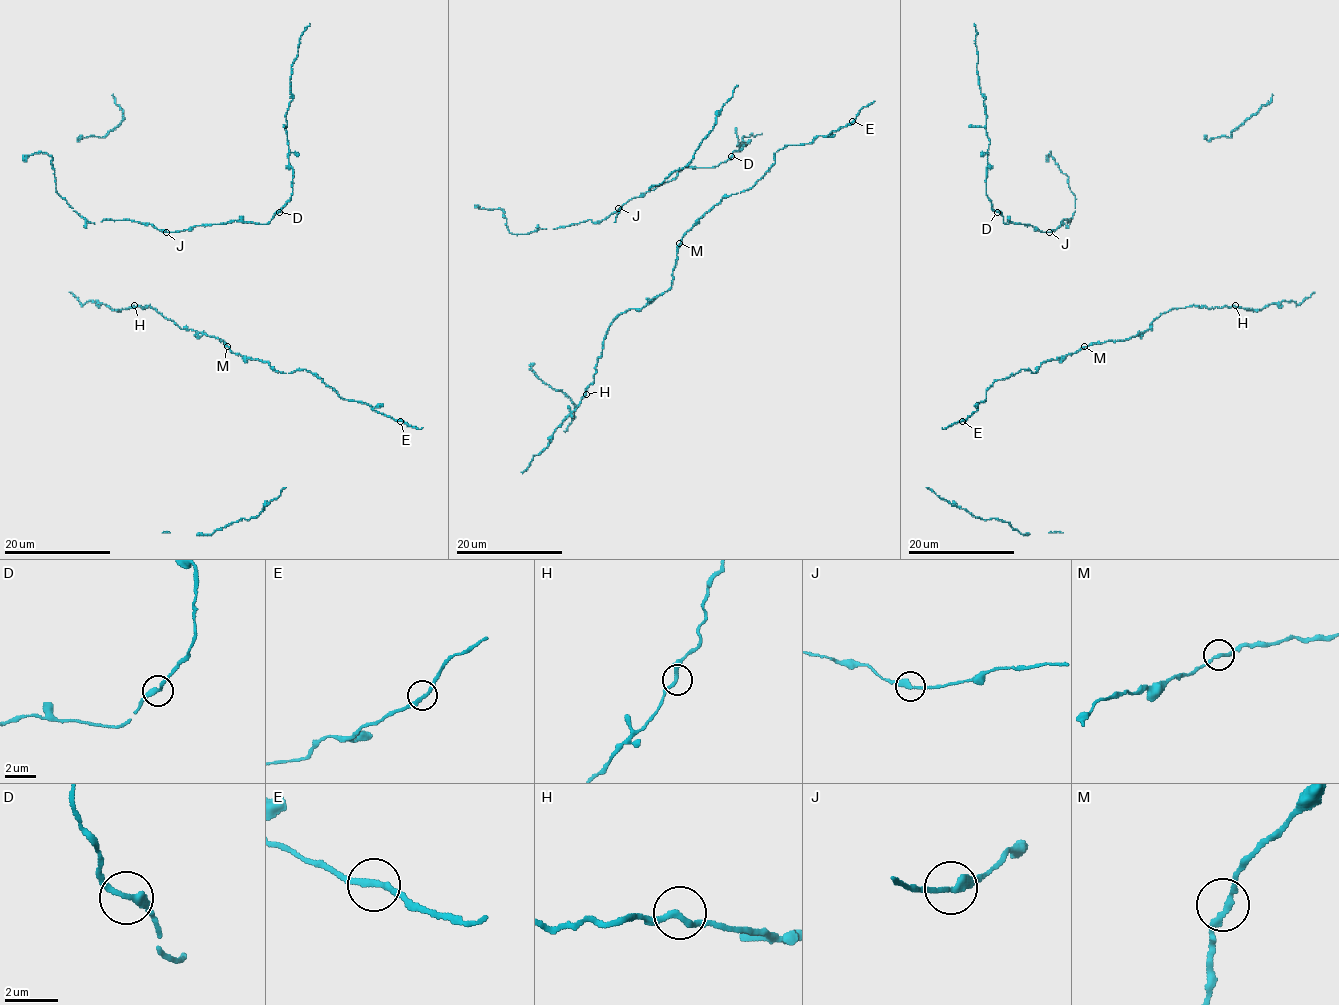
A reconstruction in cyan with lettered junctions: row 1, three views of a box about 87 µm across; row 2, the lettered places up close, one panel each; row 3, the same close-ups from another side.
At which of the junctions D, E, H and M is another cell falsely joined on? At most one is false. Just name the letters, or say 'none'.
none

